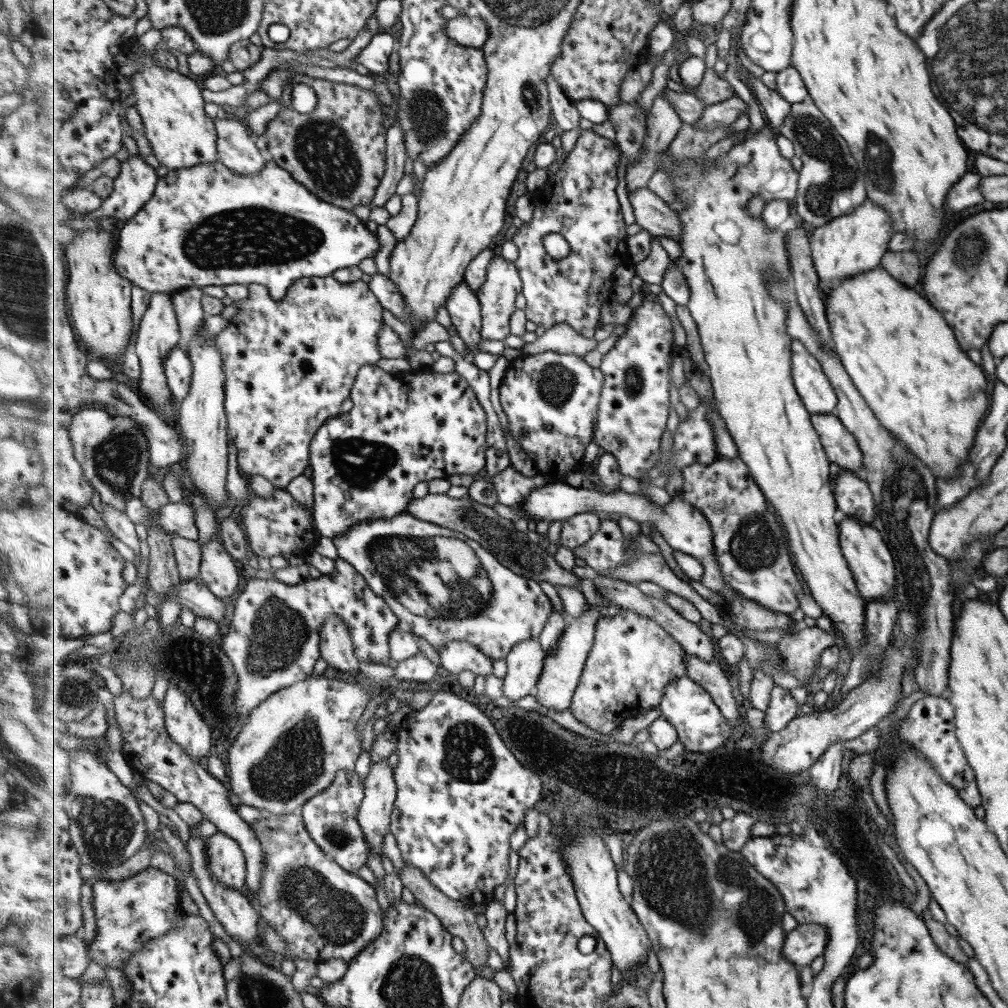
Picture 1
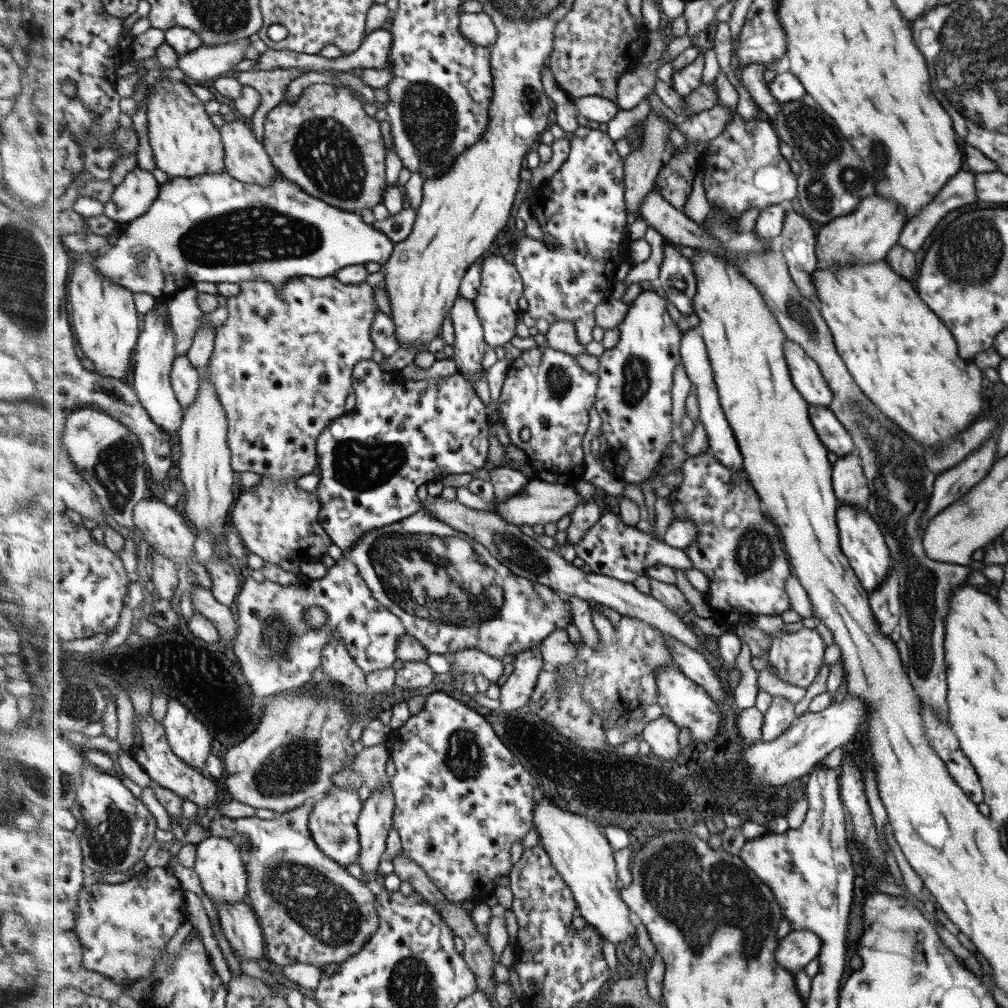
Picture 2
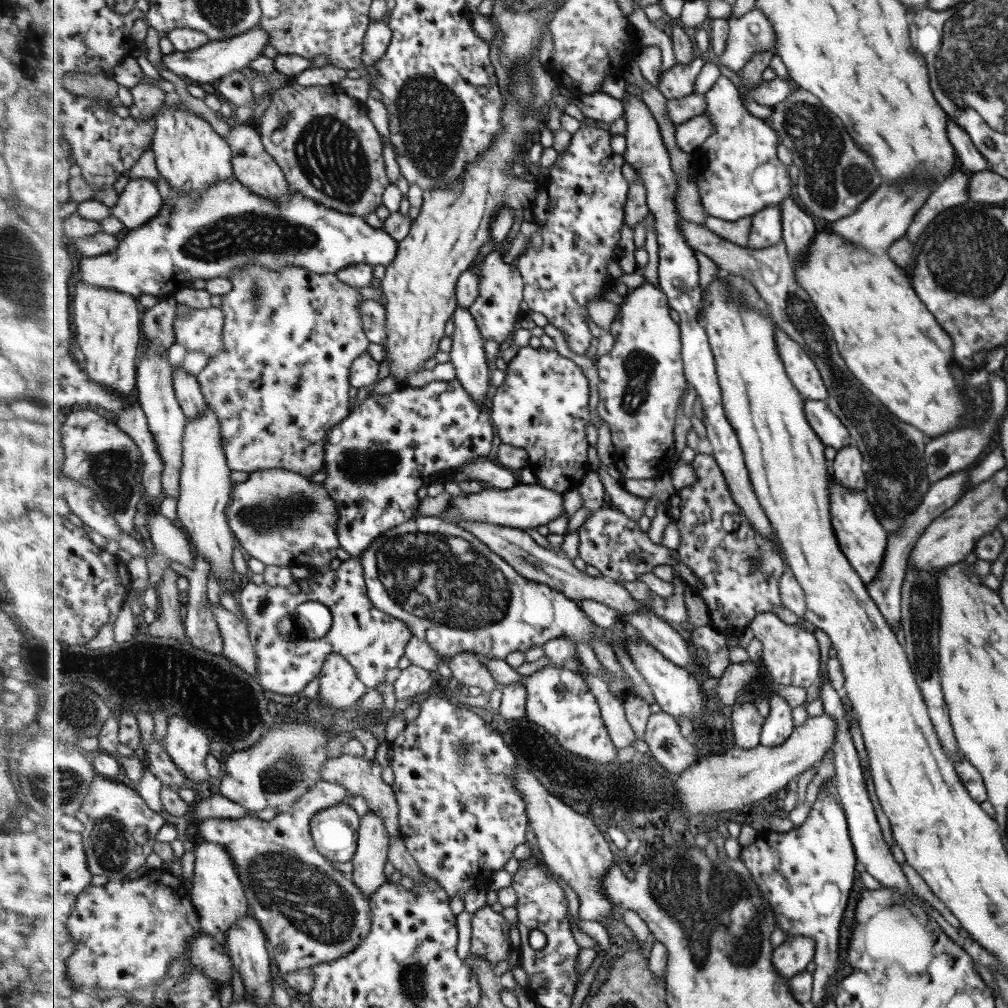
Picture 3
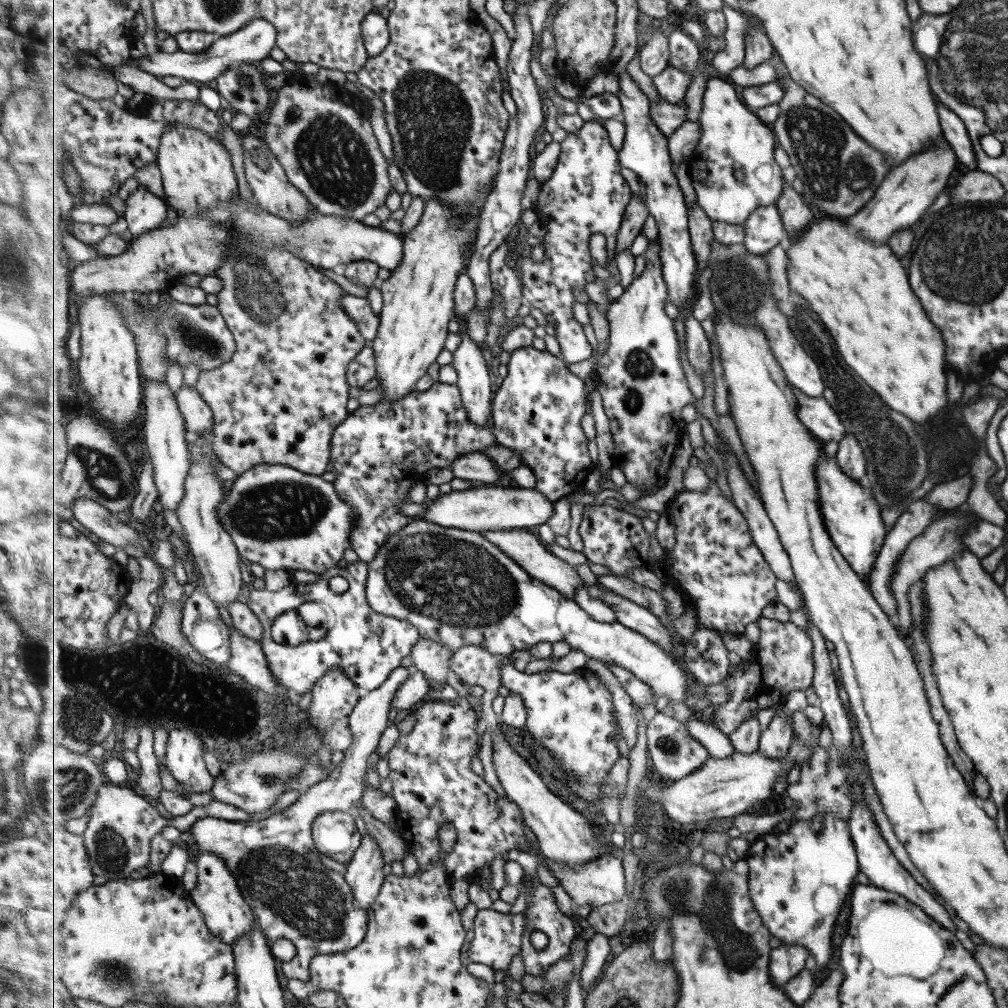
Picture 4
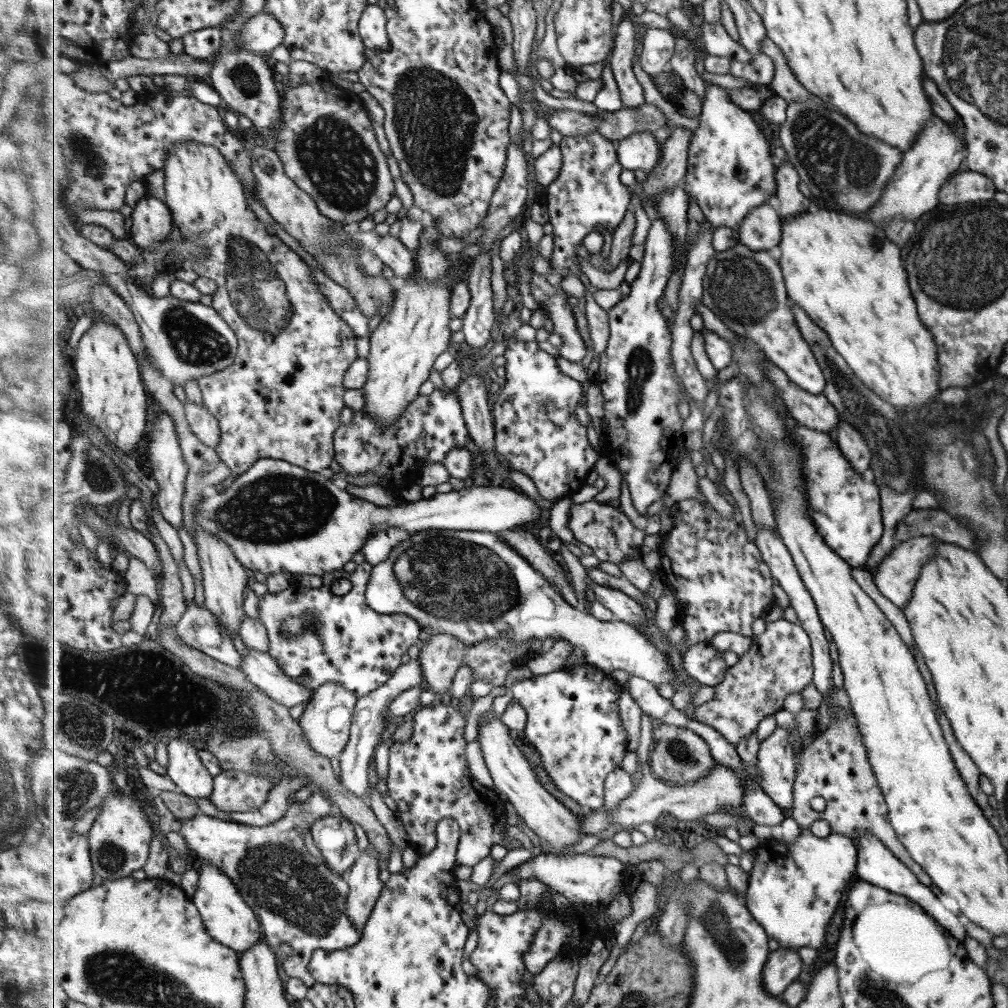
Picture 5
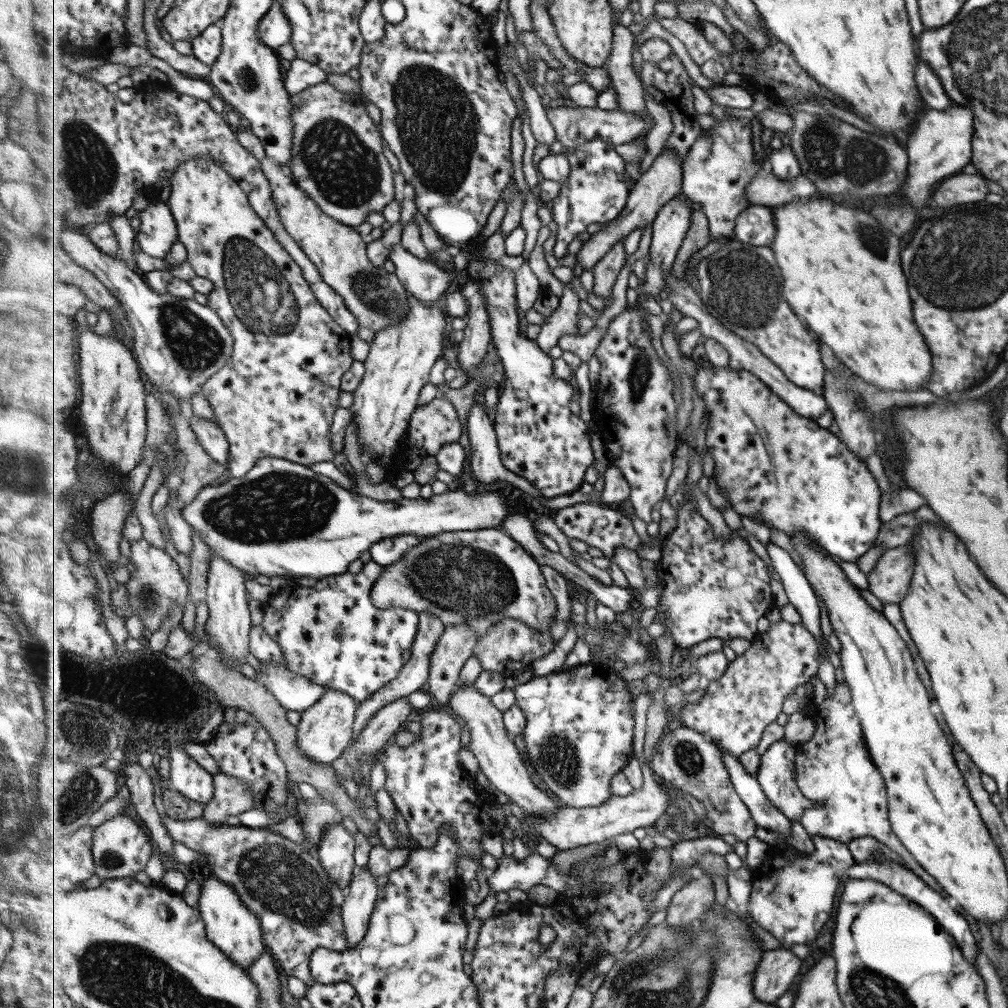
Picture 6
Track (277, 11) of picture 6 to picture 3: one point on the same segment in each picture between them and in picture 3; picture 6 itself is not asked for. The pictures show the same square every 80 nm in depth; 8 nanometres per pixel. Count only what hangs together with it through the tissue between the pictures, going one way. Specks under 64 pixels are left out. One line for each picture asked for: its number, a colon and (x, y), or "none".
3: (207, 65)
4: (256, 39)
5: (263, 33)

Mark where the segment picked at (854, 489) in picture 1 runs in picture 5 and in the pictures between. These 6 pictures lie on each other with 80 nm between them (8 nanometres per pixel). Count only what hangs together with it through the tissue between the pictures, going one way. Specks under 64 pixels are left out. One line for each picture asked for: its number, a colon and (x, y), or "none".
2: (849, 484)
3: (847, 466)
4: (851, 459)
5: (850, 441)

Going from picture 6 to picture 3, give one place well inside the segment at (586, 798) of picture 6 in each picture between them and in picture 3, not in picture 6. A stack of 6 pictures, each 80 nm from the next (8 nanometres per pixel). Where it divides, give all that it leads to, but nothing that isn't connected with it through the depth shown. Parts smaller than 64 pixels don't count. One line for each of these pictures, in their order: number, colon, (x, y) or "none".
3: (560, 699)
4: (572, 714)
5: (574, 721)

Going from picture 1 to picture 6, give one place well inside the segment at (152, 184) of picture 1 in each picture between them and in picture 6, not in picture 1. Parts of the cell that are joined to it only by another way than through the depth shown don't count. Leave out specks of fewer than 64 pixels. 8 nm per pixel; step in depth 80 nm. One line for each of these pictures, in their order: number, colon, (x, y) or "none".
2: (139, 190)
3: (140, 201)
4: (145, 211)
5: (153, 221)
6: (158, 231)

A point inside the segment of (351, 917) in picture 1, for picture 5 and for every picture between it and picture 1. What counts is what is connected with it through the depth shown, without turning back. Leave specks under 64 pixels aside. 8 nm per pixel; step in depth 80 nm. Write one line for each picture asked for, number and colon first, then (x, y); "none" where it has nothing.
2: (313, 912)
3: (319, 915)
4: (295, 896)
5: (300, 901)

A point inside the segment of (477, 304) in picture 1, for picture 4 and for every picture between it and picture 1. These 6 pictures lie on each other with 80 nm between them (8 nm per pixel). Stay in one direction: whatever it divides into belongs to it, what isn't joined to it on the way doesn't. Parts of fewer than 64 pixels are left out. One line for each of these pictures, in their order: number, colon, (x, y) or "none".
2: (470, 345)
3: (468, 354)
4: (470, 359)

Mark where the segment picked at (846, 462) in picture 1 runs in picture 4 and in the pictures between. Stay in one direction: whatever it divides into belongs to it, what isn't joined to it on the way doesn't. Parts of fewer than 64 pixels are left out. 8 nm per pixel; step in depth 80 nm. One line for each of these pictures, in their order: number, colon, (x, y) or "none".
2: (830, 431)
3: (829, 429)
4: (816, 414)

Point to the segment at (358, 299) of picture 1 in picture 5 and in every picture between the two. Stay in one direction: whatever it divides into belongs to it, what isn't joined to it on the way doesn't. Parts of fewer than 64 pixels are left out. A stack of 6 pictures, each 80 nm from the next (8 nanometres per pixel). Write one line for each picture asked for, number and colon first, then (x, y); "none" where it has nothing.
2: (283, 364)
3: (281, 382)
4: (279, 400)
5: (282, 398)

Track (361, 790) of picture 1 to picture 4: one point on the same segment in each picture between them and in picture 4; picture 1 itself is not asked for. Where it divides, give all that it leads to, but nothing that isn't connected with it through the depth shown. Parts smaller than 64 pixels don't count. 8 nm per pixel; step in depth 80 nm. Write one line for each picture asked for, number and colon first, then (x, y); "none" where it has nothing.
2: (334, 822)
3: (336, 829)
4: (336, 835)

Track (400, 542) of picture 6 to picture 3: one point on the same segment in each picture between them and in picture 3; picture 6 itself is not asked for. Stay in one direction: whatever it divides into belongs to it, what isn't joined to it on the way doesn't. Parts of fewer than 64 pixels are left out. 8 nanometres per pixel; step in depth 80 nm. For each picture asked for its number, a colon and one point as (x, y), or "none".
3: (390, 445)
4: (380, 452)
5: (379, 546)

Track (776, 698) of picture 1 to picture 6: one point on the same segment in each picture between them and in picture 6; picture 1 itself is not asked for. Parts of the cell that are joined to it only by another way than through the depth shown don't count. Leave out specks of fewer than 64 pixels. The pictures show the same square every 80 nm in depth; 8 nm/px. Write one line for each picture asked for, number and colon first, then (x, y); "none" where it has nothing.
2: (781, 714)
3: (779, 726)
4: (775, 742)
5: (776, 757)
6: (777, 775)

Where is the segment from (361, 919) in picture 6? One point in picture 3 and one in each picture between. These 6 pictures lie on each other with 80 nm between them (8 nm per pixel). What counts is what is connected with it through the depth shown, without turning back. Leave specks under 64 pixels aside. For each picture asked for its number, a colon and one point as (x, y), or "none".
3: (369, 861)
4: (365, 874)
5: (366, 888)

